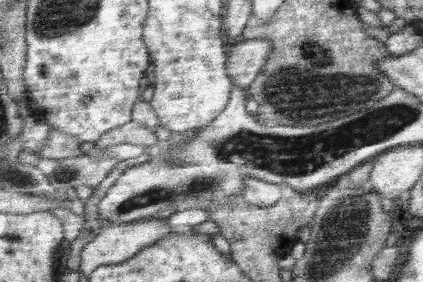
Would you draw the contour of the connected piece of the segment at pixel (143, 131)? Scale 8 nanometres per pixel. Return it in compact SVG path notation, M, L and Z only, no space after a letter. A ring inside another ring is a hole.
M131 121L98 138L95 142L95 150L104 151L120 144L140 144L151 148L158 142L159 140L155 132L152 132L138 122Z

